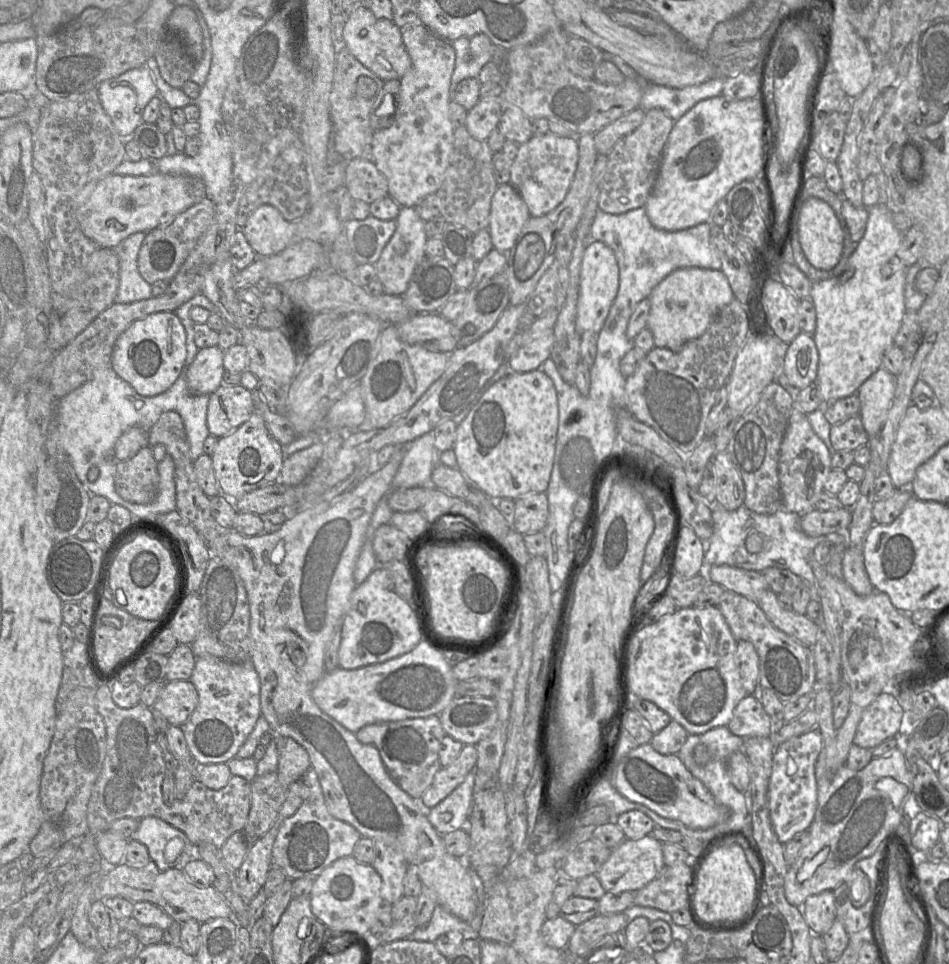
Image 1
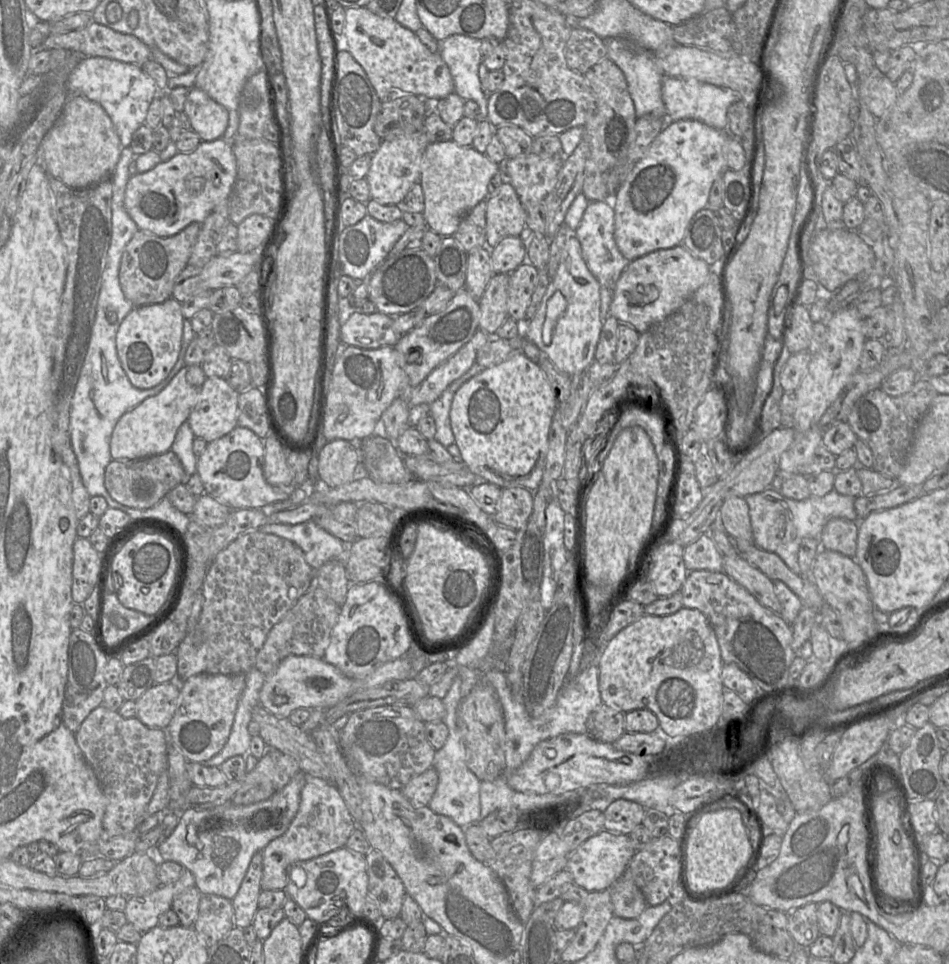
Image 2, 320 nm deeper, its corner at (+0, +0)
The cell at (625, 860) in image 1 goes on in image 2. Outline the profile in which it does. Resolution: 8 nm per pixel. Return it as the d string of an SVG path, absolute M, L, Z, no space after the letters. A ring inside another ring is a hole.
M603 830L569 854L566 870L571 873L574 884L586 891L609 890L625 874L635 853L629 835Z

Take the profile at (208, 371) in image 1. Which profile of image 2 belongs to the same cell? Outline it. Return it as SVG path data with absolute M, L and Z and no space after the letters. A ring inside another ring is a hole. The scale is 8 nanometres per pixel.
M184 365L159 394L145 399L127 411L116 424L110 441L113 460L137 460L160 455L171 450L180 426L188 421L206 380L201 365Z

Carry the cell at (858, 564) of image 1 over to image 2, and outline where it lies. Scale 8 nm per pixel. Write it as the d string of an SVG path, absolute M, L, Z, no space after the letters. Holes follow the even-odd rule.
M832 518L819 537L820 549L839 552L854 558L857 550L858 522L846 518Z

